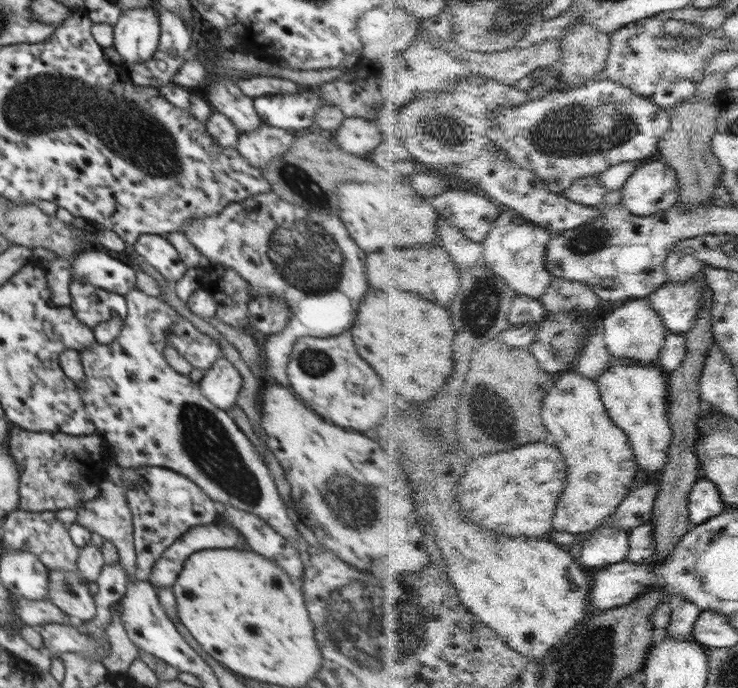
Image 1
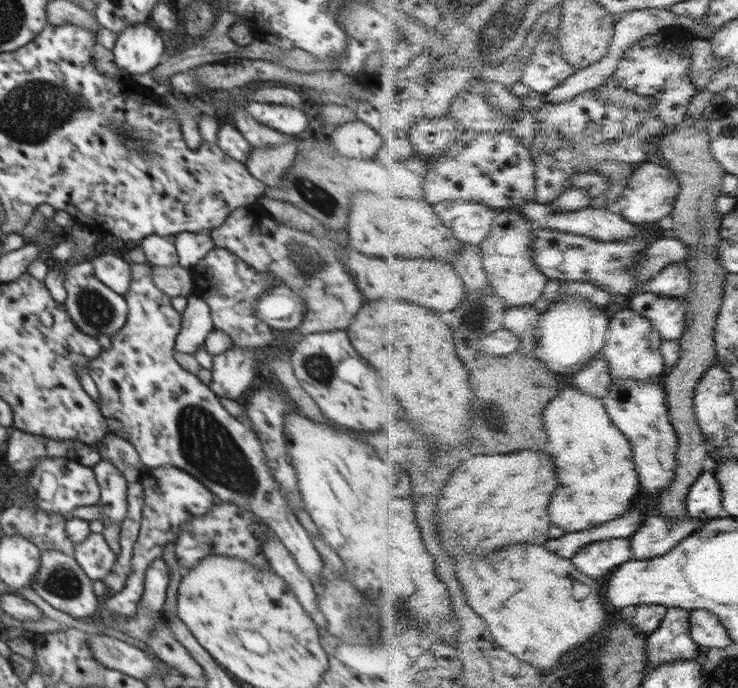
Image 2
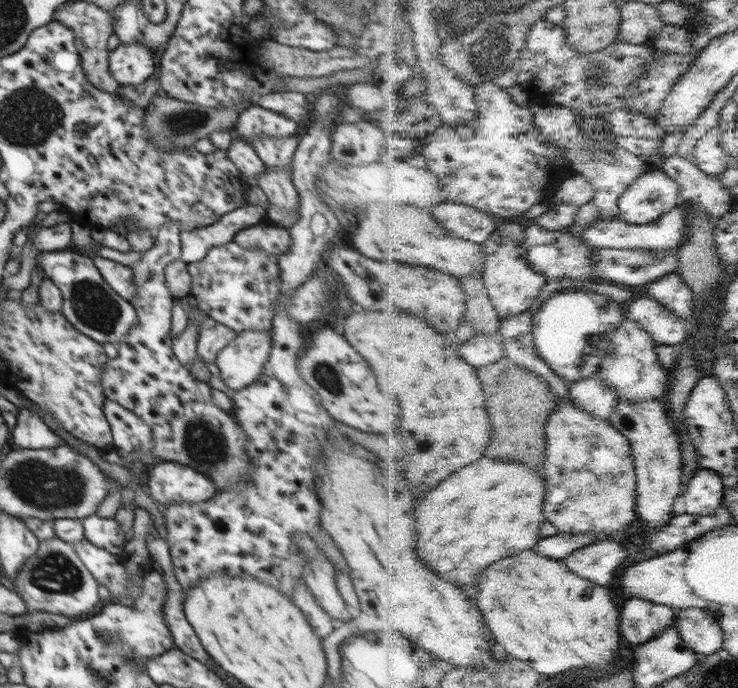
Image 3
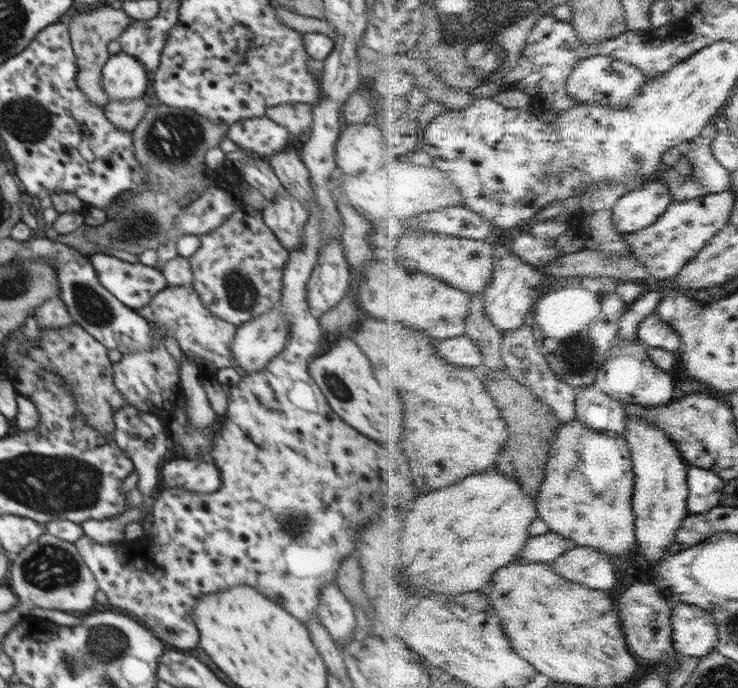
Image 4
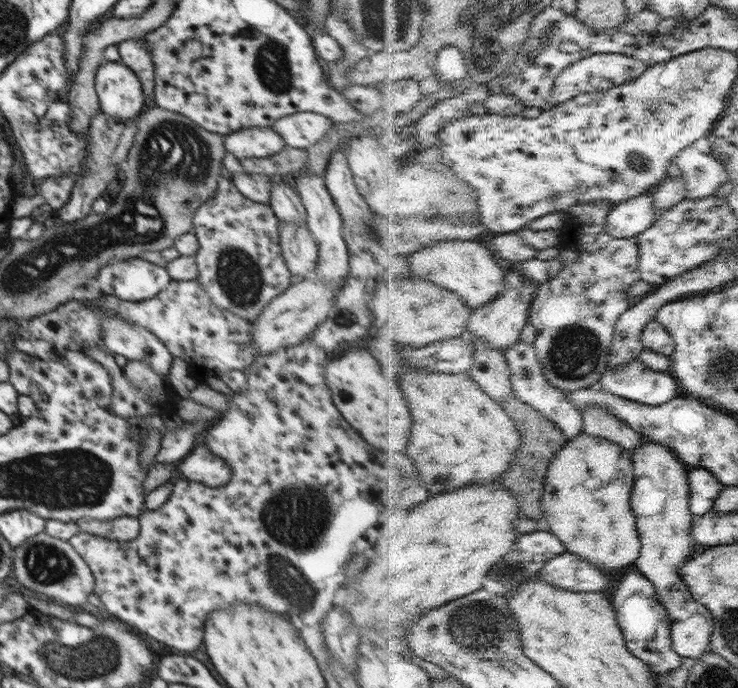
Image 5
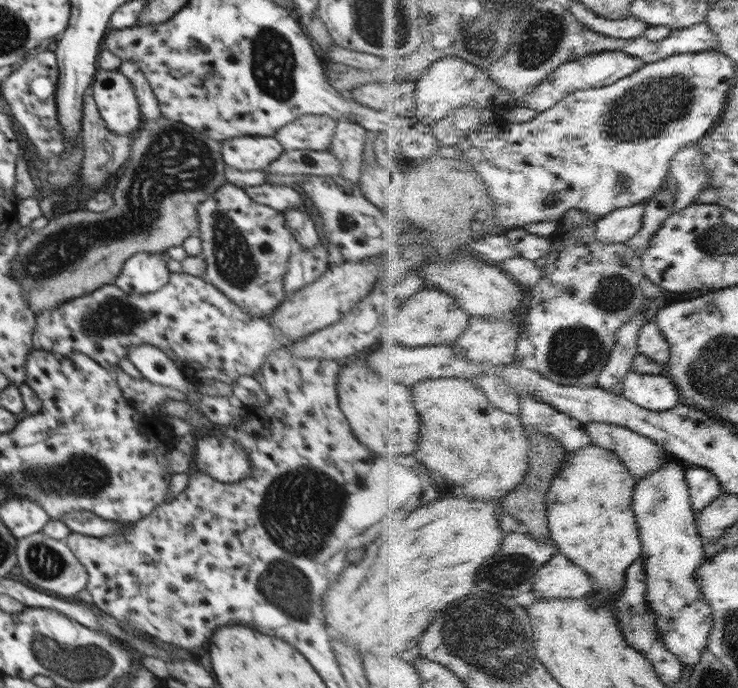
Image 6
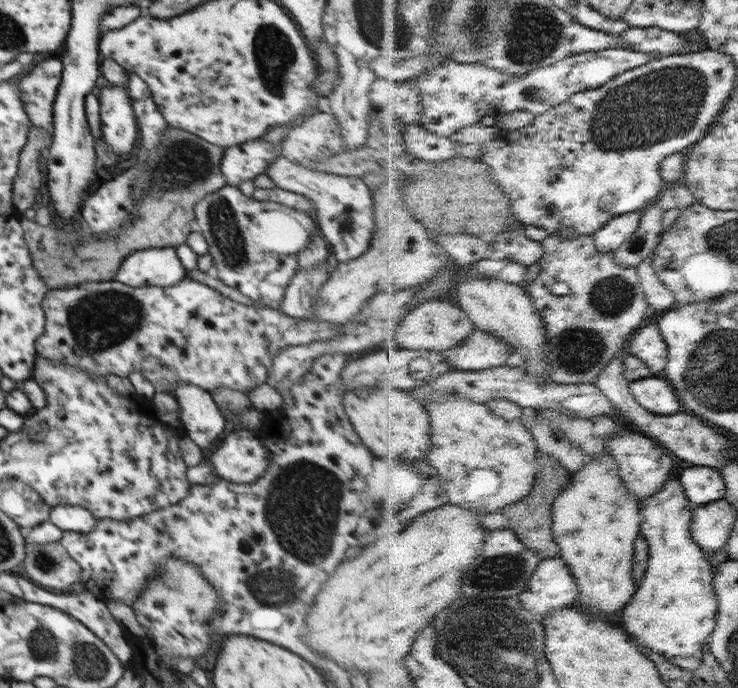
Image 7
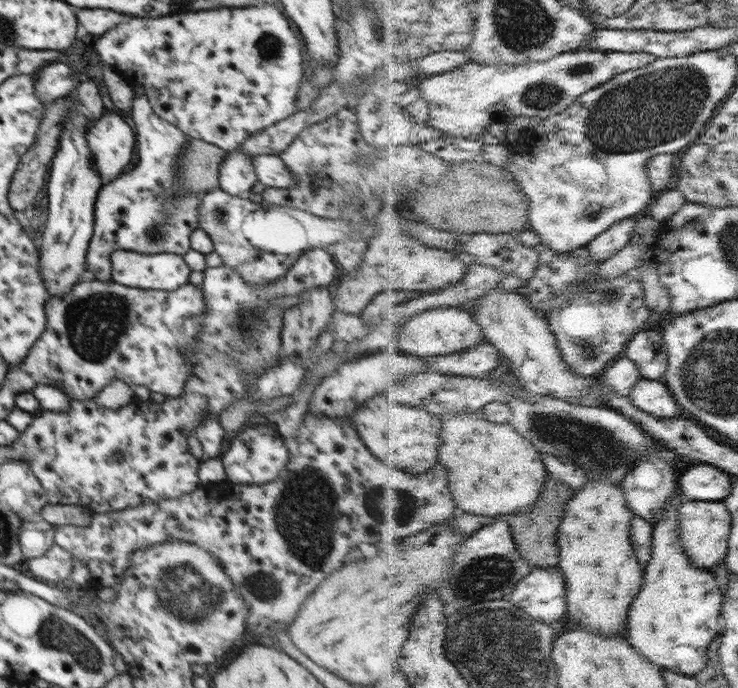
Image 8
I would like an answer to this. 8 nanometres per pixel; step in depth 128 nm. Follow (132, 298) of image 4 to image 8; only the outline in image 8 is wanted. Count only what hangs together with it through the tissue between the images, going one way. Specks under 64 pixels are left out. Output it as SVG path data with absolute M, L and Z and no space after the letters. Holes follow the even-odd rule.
M118 249L113 250L110 258L111 280L124 286L150 290L176 290L189 282L191 268L183 255L161 252L160 254L140 254Z

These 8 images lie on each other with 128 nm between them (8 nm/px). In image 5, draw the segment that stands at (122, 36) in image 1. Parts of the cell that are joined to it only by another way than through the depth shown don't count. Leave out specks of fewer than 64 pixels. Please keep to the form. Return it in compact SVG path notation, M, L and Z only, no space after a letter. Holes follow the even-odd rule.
M120 61L98 67L95 90L100 111L113 118L137 118L146 110L140 79Z

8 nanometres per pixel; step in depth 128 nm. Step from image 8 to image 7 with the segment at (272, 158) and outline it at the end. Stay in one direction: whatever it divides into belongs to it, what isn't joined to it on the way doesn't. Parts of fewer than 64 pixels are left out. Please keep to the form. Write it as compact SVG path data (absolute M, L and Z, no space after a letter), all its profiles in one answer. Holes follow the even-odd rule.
M283 155L270 161L265 174L279 189L304 195L314 202L319 230L337 262L348 262L368 250L375 231L371 181L358 176L340 176L308 169L290 162Z

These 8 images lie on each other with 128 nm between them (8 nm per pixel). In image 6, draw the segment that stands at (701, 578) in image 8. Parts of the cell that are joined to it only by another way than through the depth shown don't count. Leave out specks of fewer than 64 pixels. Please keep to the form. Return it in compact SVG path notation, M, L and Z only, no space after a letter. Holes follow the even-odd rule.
M672 455L658 472L649 474L639 480L635 494L635 509L639 518L641 537L643 538L643 558L646 560L646 572L649 585L647 601L650 609L658 615L659 630L666 646L680 657L685 665L695 666L703 660L706 646L711 641L712 631L715 629L715 612L710 602L706 600L702 585L699 581L698 569L707 560L705 541L699 531L699 519L694 515L696 510L693 505L691 486L688 477L689 465L680 462Z

